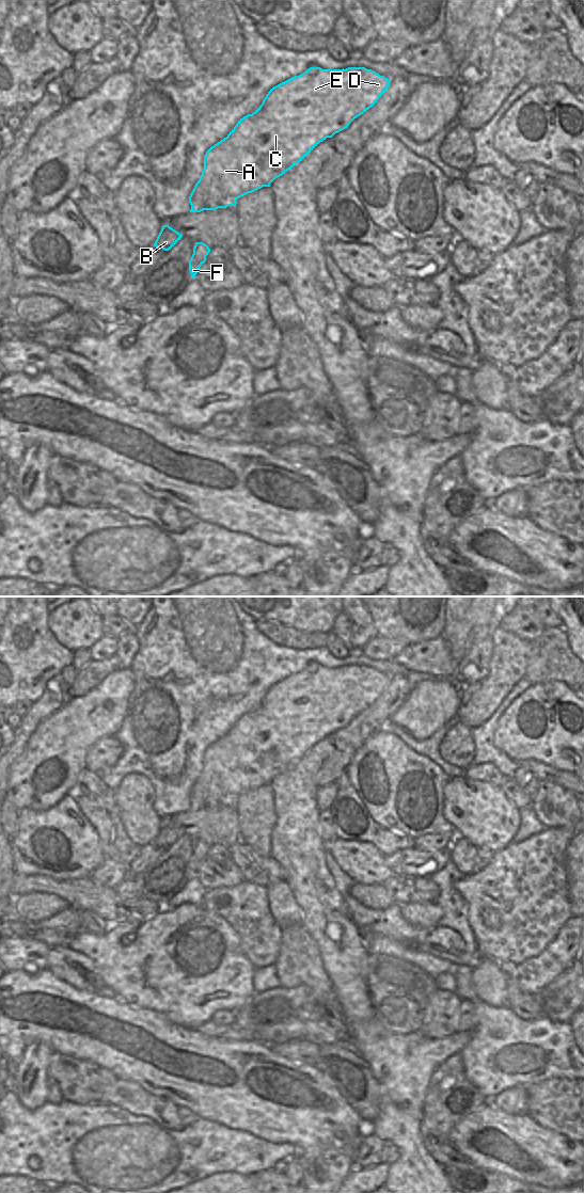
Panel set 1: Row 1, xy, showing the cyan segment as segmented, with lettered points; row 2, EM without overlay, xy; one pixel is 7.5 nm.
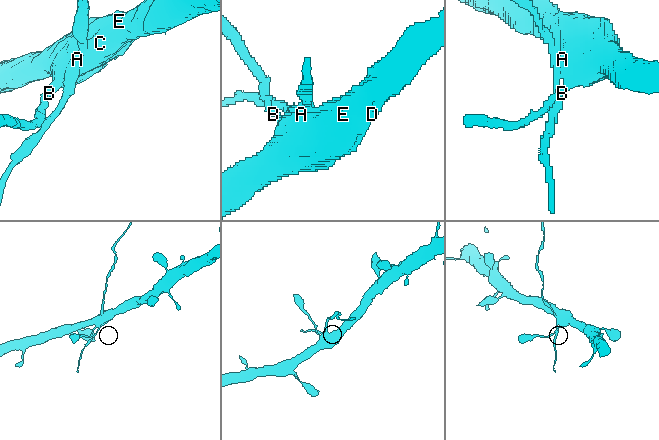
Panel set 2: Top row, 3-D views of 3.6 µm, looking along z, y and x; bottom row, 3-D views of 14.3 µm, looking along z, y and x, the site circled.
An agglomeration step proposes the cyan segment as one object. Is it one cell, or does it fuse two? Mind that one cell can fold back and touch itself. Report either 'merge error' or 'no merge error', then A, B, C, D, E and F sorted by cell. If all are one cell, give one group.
merge error; A B C D E / F

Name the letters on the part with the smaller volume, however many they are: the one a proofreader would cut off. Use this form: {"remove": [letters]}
{"remove": ["F"]}

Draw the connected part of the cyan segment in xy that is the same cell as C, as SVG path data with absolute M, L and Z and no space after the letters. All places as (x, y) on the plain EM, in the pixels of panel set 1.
M310 665L303 671L273 684L252 712L240 716L226 735L206 749L202 773L189 794L190 810L206 808L206 794L216 778L221 781L224 795L236 797L263 784L270 784L275 776L302 759L320 739L346 727L354 716L372 705L385 690L390 681L391 678L384 673L365 665Z

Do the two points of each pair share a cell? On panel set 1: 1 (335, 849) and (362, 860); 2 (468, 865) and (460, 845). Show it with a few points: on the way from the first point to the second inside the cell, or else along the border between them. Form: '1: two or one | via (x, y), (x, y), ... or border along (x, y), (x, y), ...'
1: one | via (342, 850), (356, 859)
2: one | via (464, 860), (461, 850)

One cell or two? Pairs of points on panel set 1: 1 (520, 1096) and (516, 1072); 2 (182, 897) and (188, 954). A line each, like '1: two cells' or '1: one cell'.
1: two cells
2: two cells

